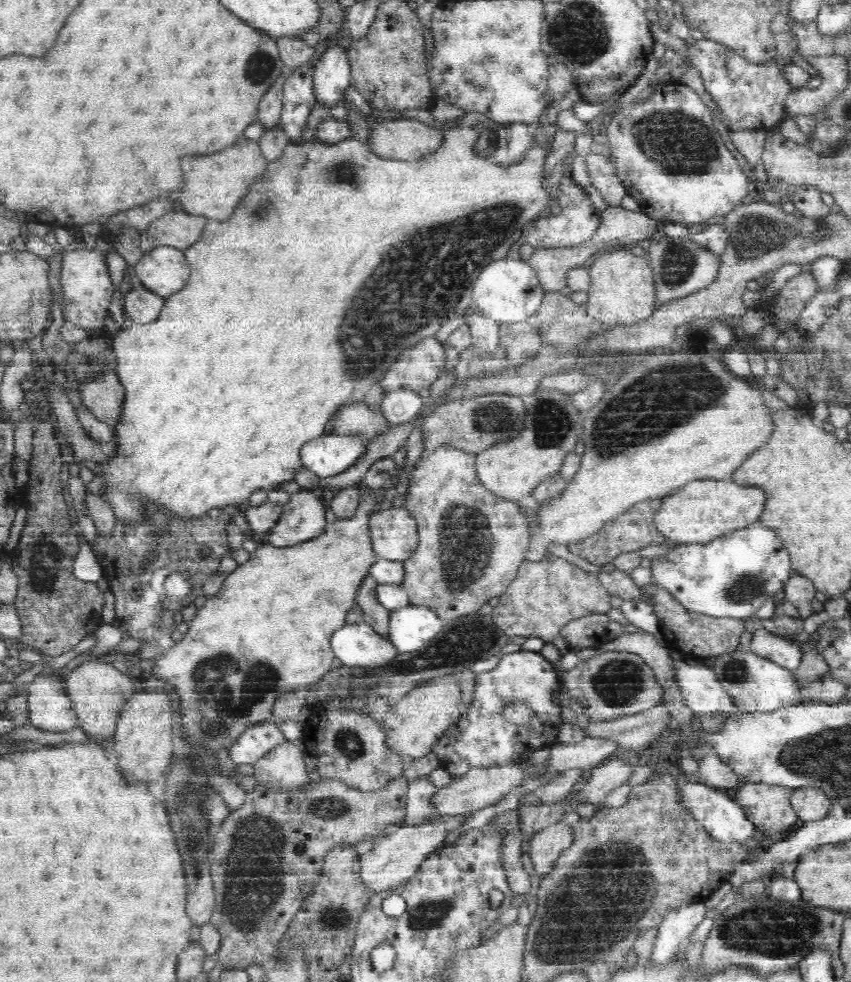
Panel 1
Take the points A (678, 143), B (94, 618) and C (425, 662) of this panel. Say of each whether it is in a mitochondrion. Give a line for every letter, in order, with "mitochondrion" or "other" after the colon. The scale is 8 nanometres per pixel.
A: mitochondrion
B: other
C: mitochondrion

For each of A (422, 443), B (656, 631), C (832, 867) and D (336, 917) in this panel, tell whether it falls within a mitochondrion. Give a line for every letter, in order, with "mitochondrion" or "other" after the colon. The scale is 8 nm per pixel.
A: other
B: other
C: other
D: mitochondrion

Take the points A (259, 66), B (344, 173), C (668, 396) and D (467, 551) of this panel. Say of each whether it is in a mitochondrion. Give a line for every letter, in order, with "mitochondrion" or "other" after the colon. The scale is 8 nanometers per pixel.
A: mitochondrion
B: mitochondrion
C: mitochondrion
D: mitochondrion

